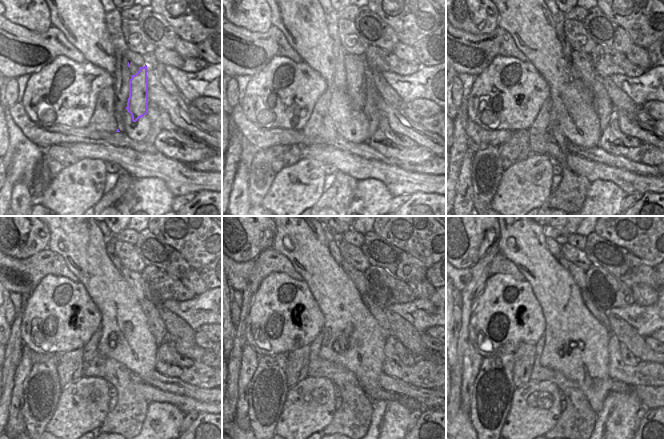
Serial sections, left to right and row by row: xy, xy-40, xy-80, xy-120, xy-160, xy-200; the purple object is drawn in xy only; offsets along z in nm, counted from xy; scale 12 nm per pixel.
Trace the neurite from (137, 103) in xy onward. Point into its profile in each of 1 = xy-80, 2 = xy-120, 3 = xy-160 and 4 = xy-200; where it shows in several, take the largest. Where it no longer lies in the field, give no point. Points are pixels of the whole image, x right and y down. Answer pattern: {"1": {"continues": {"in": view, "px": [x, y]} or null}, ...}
{"1": {"continues": {"in": "xy-80", "px": [582, 62]}}, "2": {"continues": {"in": "xy-120", "px": [134, 279]}}, "3": {"continues": {"in": "xy-160", "px": [357, 277]}}, "4": {"continues": {"in": "xy-200", "px": [578, 274]}}}

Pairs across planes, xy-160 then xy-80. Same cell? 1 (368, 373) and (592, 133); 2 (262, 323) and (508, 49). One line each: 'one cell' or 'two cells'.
1: one cell
2: two cells

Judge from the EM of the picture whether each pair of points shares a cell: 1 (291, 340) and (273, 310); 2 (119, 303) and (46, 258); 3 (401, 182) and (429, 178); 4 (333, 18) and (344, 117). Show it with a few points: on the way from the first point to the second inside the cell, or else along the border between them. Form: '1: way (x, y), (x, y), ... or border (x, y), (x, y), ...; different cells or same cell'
1: way (285, 331), (285, 317), (282, 314); same cell
2: border (62, 258), (68, 269), (79, 280); different cells
3: way (408, 182), (422, 181); same cell
4: border (329, 33), (332, 39), (332, 53), (335, 60); different cells

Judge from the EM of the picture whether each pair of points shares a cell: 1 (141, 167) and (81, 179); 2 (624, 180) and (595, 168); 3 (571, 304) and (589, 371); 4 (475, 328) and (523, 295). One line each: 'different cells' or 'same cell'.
1: different cells
2: same cell
3: same cell
4: same cell

